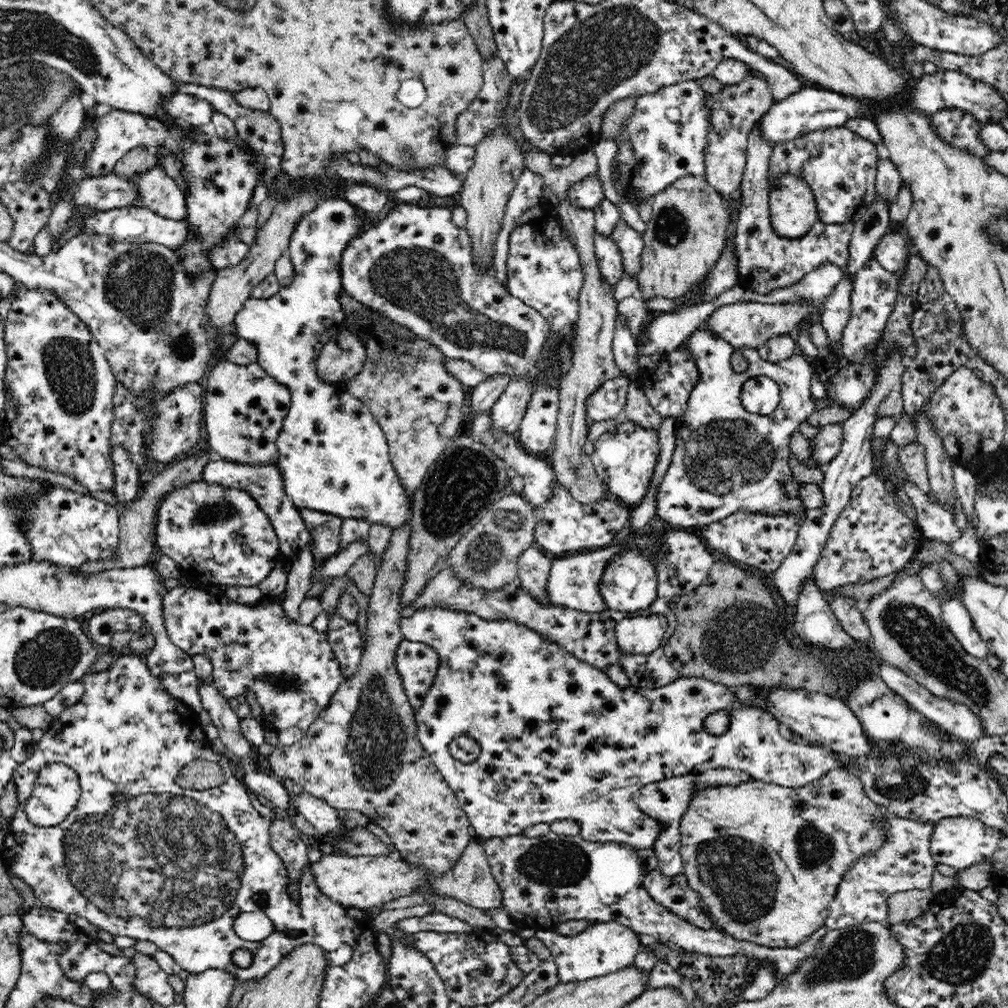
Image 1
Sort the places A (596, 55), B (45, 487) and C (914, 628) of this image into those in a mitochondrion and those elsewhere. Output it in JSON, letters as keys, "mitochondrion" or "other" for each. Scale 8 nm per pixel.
{"A":"mitochondrion","B":"other","C":"mitochondrion"}

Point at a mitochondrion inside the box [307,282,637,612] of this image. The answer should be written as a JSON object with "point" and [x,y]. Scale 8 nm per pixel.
{"point":[460,487]}

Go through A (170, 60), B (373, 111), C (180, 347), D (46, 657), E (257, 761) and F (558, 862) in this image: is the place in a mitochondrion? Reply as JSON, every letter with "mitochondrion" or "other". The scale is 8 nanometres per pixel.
{"A":"other","B":"other","C":"mitochondrion","D":"mitochondrion","E":"other","F":"mitochondrion"}

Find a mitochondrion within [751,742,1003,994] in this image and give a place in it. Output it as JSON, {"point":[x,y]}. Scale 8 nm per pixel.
{"point":[960,958]}

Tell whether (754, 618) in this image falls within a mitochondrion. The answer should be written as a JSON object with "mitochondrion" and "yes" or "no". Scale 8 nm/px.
{"mitochondrion":"yes"}

